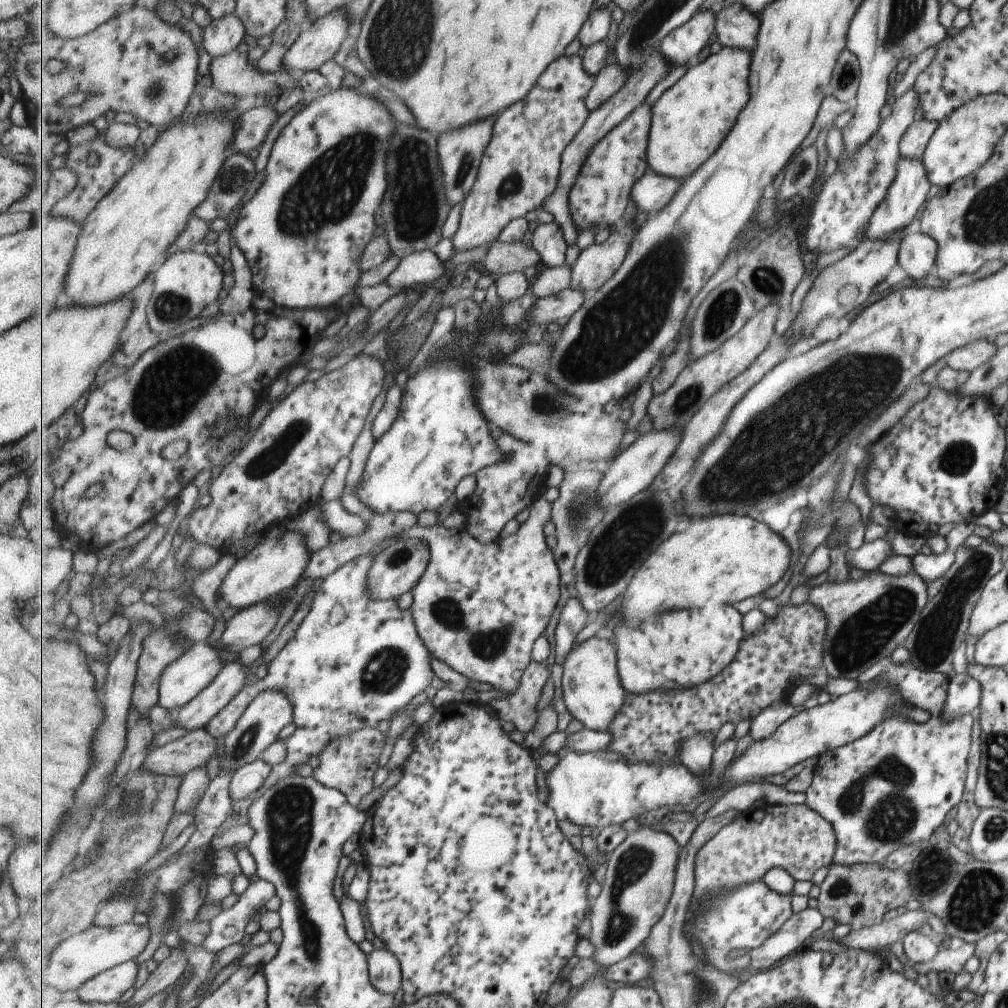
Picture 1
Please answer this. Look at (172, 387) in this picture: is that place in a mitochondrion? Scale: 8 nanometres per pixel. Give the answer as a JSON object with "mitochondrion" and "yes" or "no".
{"mitochondrion":"yes"}

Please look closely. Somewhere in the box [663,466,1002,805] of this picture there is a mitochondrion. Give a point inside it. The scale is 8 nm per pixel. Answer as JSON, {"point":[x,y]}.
{"point":[862,637]}

